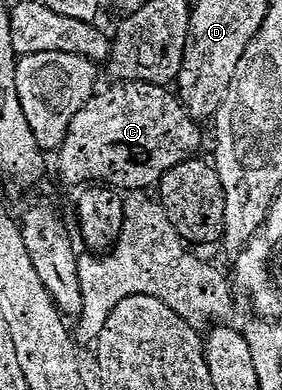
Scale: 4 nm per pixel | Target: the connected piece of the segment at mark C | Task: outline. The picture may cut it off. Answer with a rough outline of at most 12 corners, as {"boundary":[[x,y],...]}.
{"boundary":[[167,87],[95,93],[56,151],[72,185],[149,191],[202,146]]}

